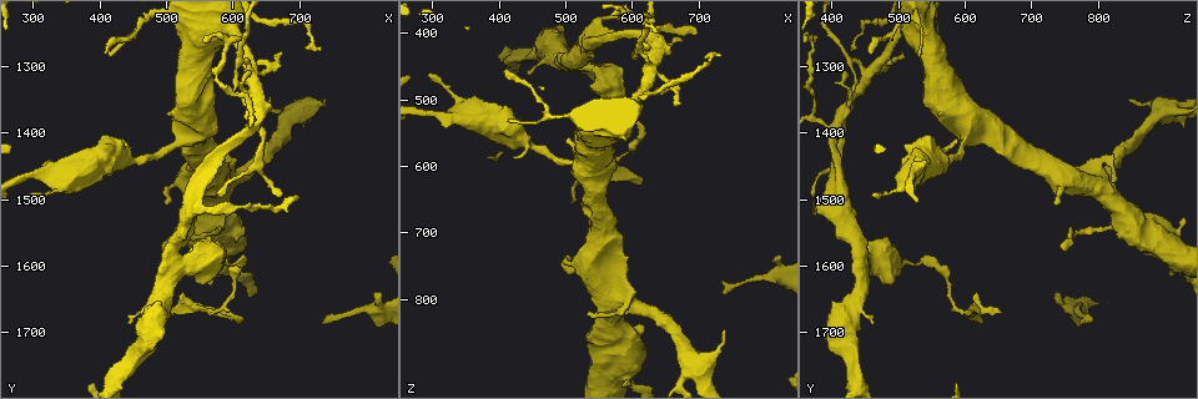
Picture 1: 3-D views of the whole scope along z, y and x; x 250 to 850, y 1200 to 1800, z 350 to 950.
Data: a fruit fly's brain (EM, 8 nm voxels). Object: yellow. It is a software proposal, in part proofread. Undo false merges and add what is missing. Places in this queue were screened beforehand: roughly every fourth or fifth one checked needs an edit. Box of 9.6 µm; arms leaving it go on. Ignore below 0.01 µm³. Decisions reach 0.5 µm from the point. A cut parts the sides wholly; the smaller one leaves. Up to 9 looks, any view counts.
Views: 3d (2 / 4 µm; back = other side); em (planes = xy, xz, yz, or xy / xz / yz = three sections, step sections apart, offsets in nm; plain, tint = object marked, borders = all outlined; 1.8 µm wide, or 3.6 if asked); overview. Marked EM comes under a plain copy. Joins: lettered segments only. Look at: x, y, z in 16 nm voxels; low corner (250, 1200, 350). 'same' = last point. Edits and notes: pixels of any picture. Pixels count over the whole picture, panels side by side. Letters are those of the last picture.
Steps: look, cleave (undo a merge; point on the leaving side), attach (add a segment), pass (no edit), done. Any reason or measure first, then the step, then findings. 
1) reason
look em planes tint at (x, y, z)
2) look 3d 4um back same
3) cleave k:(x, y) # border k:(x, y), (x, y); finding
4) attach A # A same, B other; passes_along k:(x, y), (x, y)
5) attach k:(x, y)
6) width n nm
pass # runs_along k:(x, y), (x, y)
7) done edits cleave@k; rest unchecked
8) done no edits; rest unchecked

free end
look 3d 2um at (735, 1690, 775)

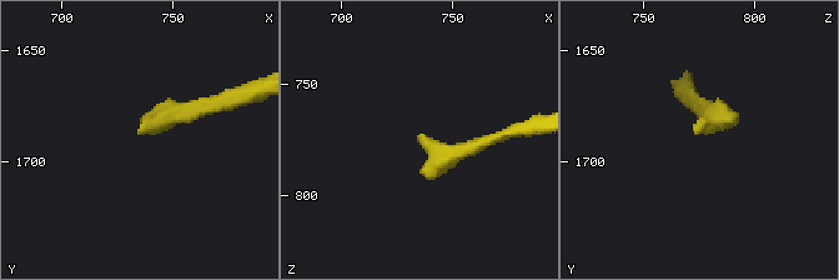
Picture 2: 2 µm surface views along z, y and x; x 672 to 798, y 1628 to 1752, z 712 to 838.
look em planes borders at (734, 1688, 775)

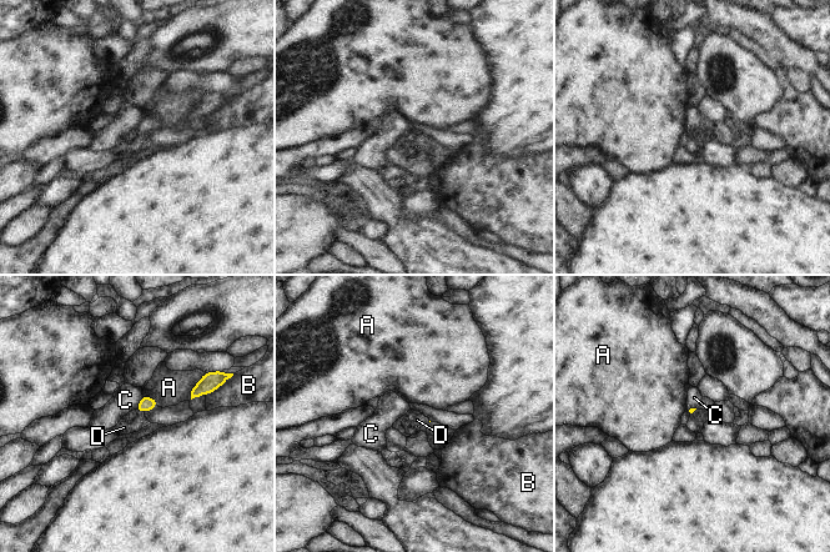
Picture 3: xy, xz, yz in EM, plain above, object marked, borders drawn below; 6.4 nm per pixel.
pass # A other, B other, C other, D other; border 3:(134, 410), (144, 414); no lettered segment goes on from it

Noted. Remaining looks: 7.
an open end
look em planes borders at (615, 1680, 625)

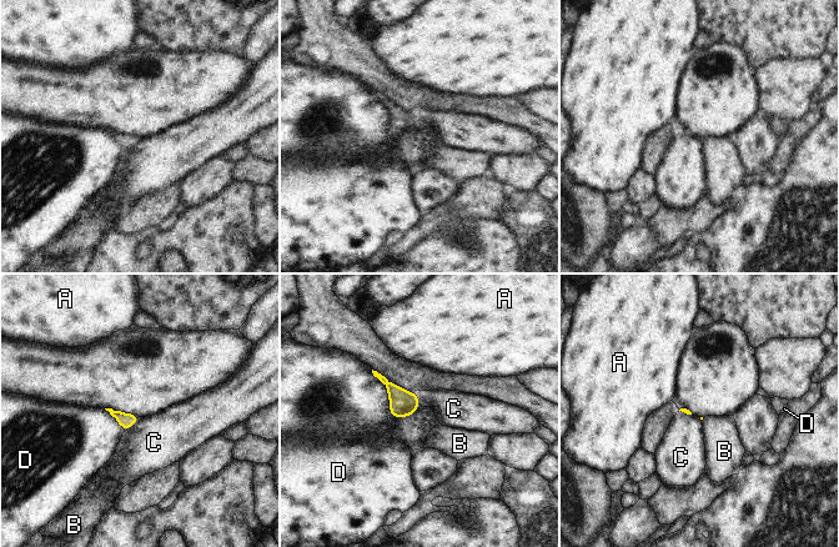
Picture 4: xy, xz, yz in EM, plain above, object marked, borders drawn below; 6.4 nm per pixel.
pass # A other, B other, C other, D other; none of them fits

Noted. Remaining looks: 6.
look em yz step 16 tint at (680, 1495, 405)

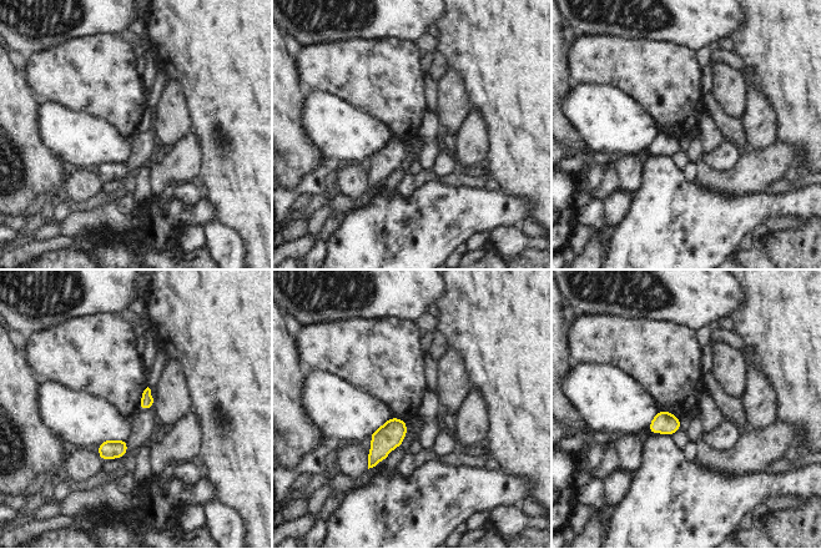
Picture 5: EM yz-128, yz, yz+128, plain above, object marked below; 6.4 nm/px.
another direction
look em planes tint same

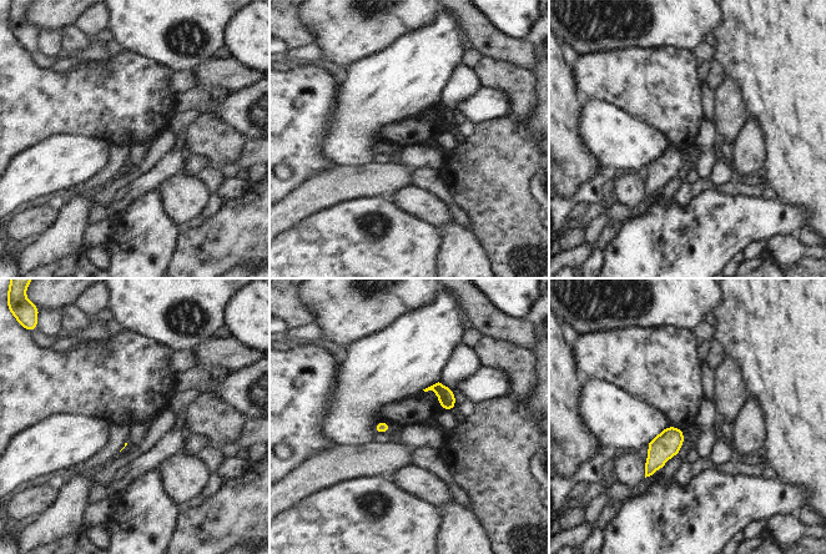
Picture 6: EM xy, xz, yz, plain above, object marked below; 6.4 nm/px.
look em planes borders same

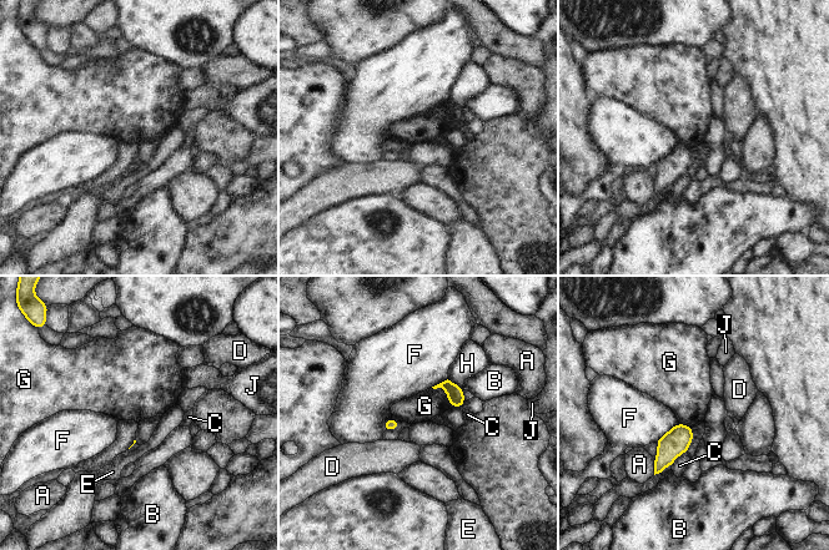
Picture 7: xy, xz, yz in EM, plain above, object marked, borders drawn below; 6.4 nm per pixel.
pass # A other, B other, C other, D other, E other, F other, G other, H other, J other; border 7:(432, 387), (446, 392), (450, 405); none of them fits

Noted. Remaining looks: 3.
an open end
look em planes borders at (445, 1685, 460)

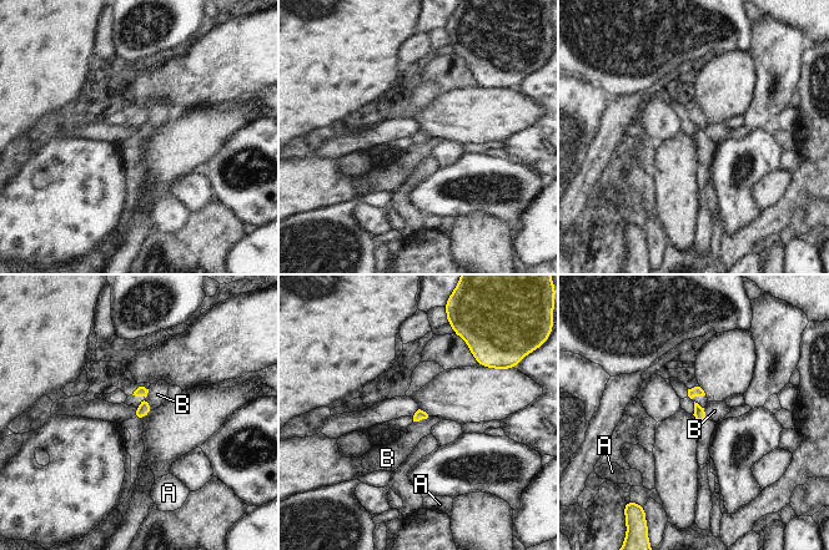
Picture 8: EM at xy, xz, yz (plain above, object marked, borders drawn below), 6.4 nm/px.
pass # A other, B other; border 8:(428, 417), (413, 422); none of them fits

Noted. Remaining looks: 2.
done no edits; rest unchecked

